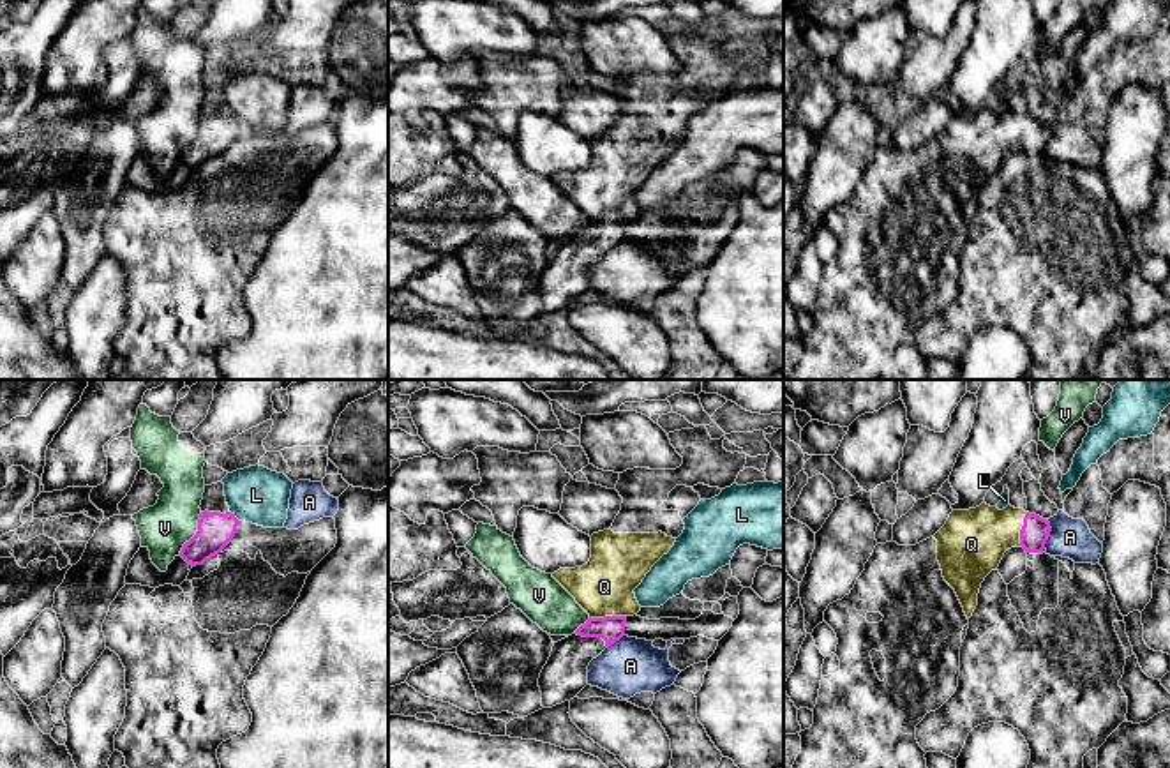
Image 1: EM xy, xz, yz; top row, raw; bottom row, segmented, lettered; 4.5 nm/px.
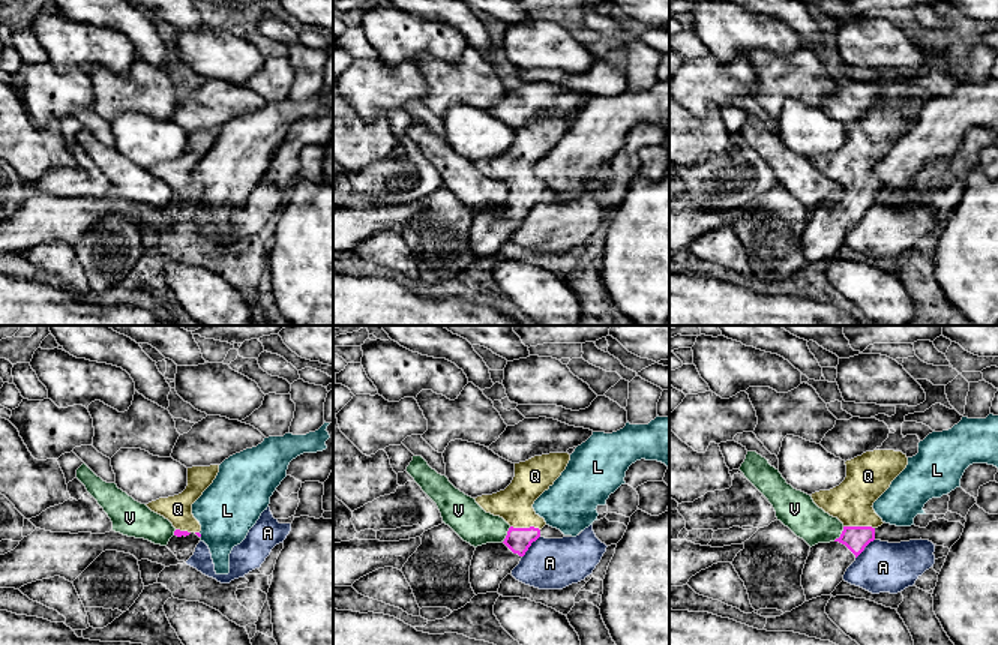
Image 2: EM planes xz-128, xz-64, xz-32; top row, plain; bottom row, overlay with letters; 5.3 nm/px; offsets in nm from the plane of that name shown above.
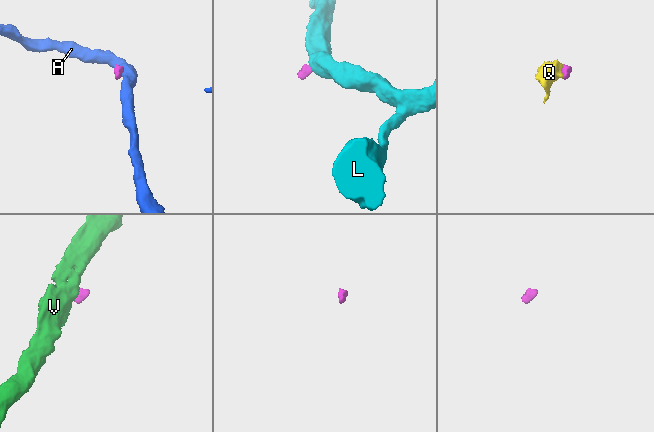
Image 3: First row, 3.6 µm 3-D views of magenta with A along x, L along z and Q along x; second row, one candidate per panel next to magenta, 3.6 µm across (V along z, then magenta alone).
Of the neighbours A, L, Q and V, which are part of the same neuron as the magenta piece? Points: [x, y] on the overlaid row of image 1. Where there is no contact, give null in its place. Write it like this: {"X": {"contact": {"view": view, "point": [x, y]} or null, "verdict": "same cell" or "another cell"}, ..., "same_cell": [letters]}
{"A": {"contact": {"view": "yz", "point": [1049, 534]}, "verdict": "another cell"}, "L": {"contact": {"view": "xy", "point": [233, 516]}, "verdict": "another cell"}, "Q": {"contact": {"view": "xz", "point": [607, 617]}, "verdict": "same cell"}, "V": {"contact": {"view": "xy", "point": [196, 534]}, "verdict": "another cell"}, "same_cell": ["Q"]}

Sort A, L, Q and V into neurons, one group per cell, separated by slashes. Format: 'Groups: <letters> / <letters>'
Groups: A / L / Q / V

